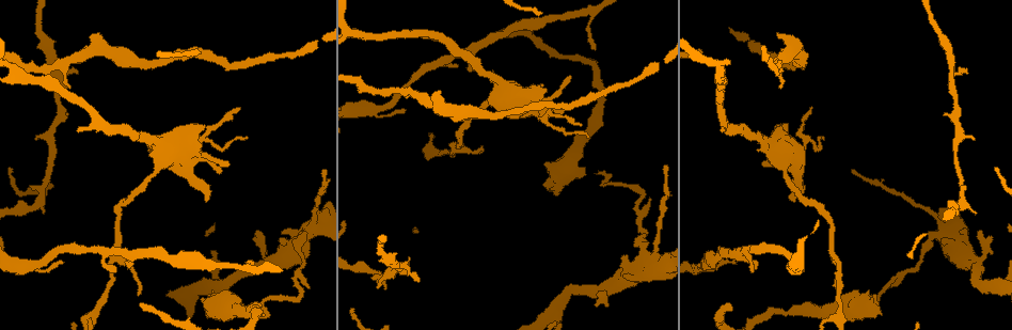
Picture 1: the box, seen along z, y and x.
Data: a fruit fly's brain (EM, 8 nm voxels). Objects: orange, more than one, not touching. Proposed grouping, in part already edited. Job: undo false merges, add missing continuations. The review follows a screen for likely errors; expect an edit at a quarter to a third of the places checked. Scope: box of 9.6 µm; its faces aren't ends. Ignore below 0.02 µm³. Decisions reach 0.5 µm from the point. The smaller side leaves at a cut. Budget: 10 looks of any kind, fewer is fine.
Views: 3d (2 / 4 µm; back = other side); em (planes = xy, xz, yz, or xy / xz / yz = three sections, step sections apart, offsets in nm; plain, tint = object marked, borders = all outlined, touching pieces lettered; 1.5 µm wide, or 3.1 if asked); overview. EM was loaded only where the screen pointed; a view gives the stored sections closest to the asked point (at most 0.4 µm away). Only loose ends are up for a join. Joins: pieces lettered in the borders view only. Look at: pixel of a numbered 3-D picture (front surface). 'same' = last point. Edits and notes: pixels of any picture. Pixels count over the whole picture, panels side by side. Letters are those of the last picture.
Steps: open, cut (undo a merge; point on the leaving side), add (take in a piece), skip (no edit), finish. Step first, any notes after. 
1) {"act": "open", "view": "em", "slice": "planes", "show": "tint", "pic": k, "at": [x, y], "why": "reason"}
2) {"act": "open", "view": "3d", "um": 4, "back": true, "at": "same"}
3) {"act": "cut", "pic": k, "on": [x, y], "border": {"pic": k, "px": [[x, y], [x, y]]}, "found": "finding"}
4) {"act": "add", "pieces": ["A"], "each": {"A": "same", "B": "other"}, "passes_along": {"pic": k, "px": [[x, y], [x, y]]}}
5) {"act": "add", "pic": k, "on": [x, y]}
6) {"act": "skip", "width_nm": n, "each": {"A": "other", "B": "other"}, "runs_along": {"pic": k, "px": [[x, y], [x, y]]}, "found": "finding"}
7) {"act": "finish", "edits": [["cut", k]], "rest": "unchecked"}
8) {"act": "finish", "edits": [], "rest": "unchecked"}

{"act": "open", "view": "3d", "um": 2, "pic": 1, "at": [735, 264], "why": "free end"}

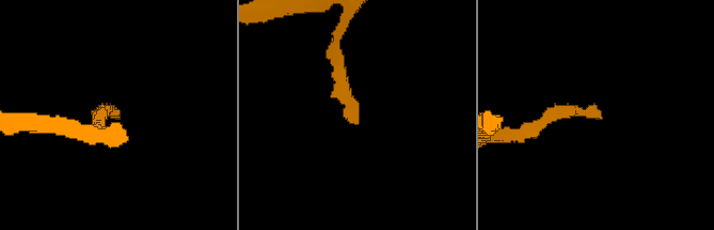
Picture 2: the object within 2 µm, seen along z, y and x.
{"act": "open", "view": "em", "slice": "xy", "step": 8, "show": "borders", "pic": 2, "at": [352, 123], "why": "now the EM"}

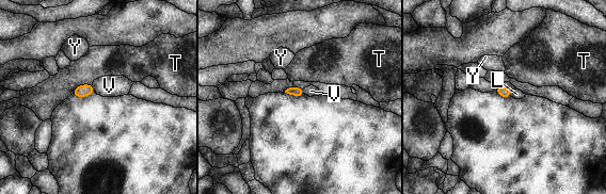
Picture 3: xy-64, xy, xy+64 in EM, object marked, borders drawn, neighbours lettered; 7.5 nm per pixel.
{"act": "open", "view": "em", "slice": "planes", "show": "borders", "at": "same", "why": "cut it another way"}

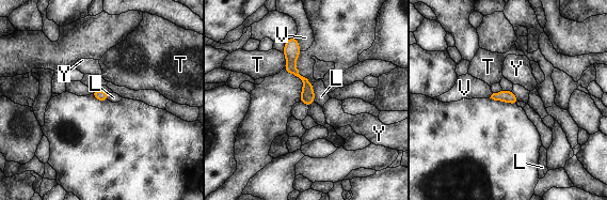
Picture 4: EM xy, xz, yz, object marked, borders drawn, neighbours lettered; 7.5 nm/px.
{"act": "skip", "width_nm": 80, "each": {"L": "other", "T": "other", "V": "other", "Y": "other"}, "border": {"pic": 4, "px": [[312, 86], [315, 102]]}, "found": "none of them fits"}

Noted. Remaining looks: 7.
{"act": "open", "view": "em", "slice": "xz", "step": 8, "show": "borders", "pic": 1, "at": [564, 112], "why": "an open end"}

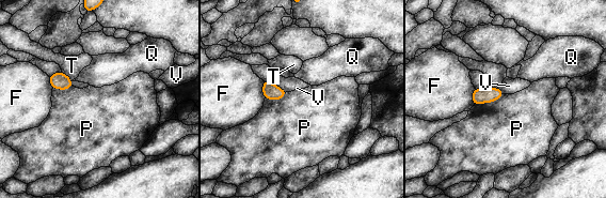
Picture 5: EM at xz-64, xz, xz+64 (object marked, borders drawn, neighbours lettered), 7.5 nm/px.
{"act": "open", "view": "em", "slice": "planes", "show": "borders", "at": "same", "why": "another direction"}

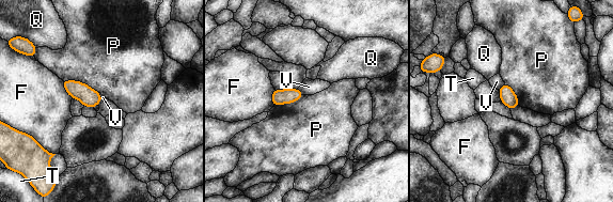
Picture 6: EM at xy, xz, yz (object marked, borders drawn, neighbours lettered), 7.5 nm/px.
{"act": "skip", "width_nm": 120, "each": {"F": "other", "P": "other", "Q": "other", "T": "other", "V": "other"}, "border": {"pic": 6, "px": [[62, 79], [80, 80], [103, 96]]}, "found": "no lettered piece goes on from it"}

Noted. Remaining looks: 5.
{"act": "open", "view": "em", "slice": "yz", "step": 8, "show": "tint", "pic": 1, "at": [142, 304], "why": "free end"}

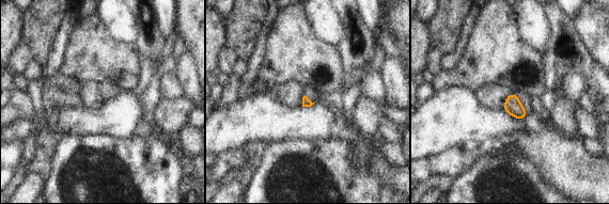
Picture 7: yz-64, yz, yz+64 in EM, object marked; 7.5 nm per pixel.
{"act": "open", "view": "em", "slice": "planes", "show": "tint", "at": "same"}

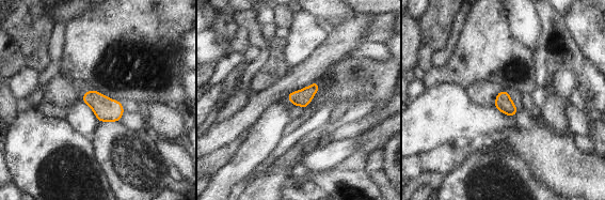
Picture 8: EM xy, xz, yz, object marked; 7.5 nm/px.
{"act": "open", "view": "em", "slice": "planes", "show": "borders", "at": "same", "why": "see the neighbours"}

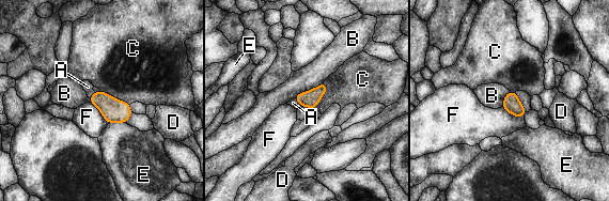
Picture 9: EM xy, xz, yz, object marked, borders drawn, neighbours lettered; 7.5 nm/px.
{"act": "add", "pieces": ["A"], "longest_contact_nm": ["B", 260], "each": {"A": "same", "B": "other", "C": "other", "D": "other", "E": "other", "F": "other"}, "found": "the neuron continues"}

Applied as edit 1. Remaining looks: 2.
{"act": "open", "view": "em", "slice": "planes", "show": "borders", "pic": 1, "at": [37, 138], "why": "branch stops here"}

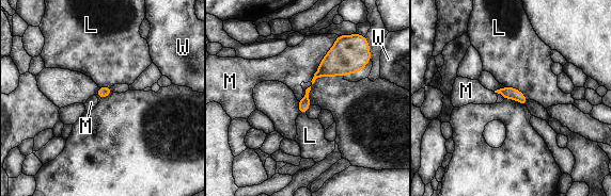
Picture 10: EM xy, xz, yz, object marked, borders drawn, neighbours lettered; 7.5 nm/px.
{"act": "skip", "each": {"L": "other", "M": "other", "W": "other"}, "border": {"pic": 10, "px": [[338, 35], [310, 81]]}, "found": "none of them fits"}

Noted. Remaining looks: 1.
{"act": "finish", "edits": [["add", 9]], "rest": "unchecked"}

